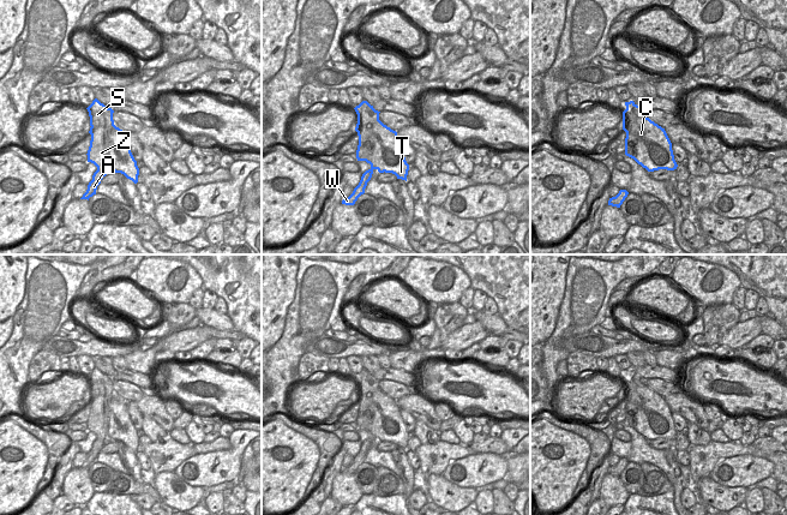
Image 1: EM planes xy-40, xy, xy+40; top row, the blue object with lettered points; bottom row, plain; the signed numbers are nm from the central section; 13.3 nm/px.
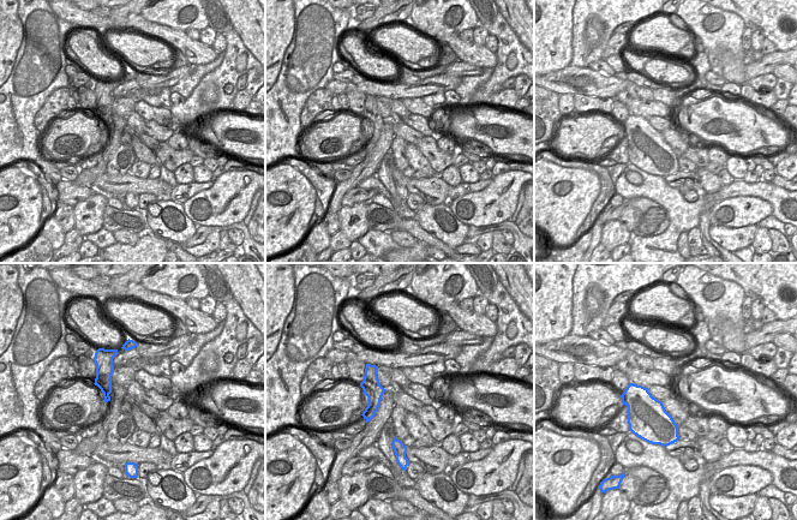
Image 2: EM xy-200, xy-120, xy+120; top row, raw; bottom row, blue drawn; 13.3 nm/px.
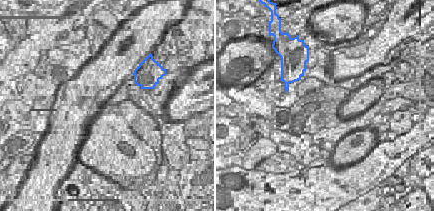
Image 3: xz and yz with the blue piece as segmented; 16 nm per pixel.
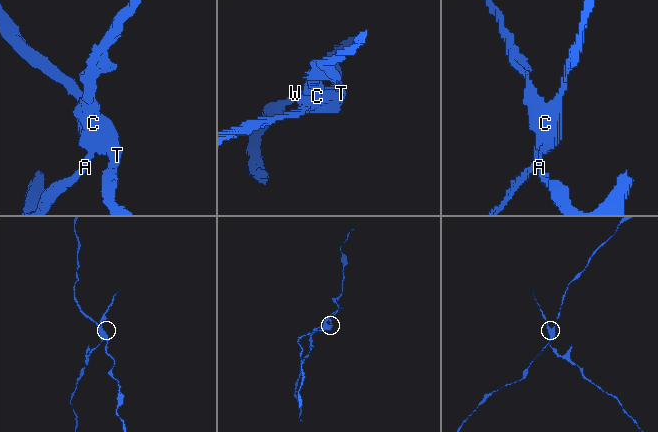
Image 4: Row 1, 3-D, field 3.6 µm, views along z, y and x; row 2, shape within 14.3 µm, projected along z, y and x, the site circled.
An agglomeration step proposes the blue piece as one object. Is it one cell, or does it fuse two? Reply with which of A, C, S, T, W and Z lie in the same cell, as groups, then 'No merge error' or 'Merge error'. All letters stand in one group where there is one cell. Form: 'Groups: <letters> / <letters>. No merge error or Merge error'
Groups: A S W Z / C T. Merge error.

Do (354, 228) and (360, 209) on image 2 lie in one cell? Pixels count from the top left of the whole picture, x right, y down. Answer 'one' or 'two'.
one

